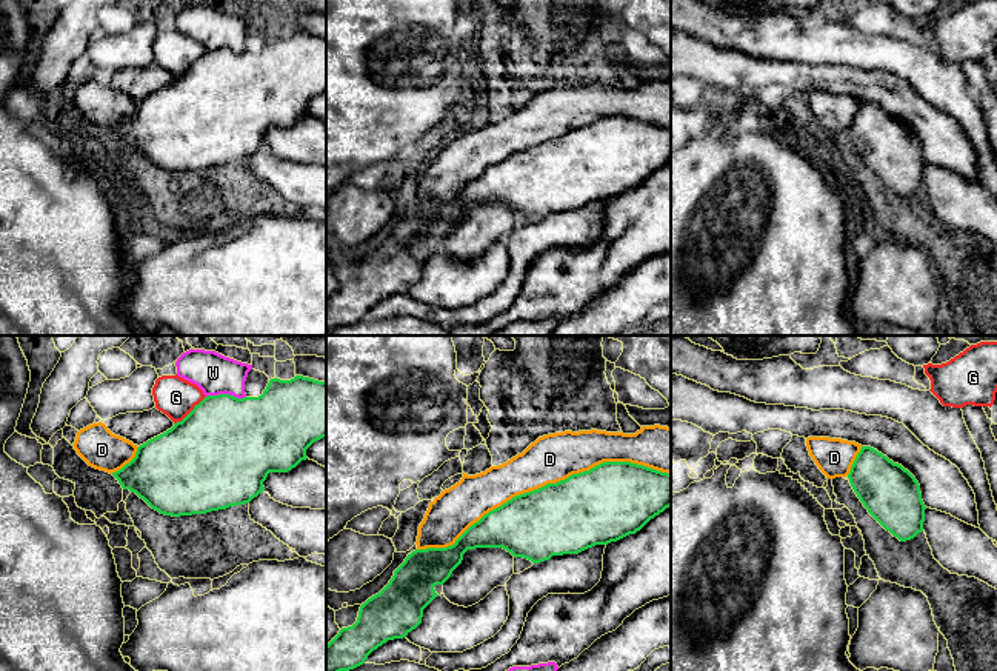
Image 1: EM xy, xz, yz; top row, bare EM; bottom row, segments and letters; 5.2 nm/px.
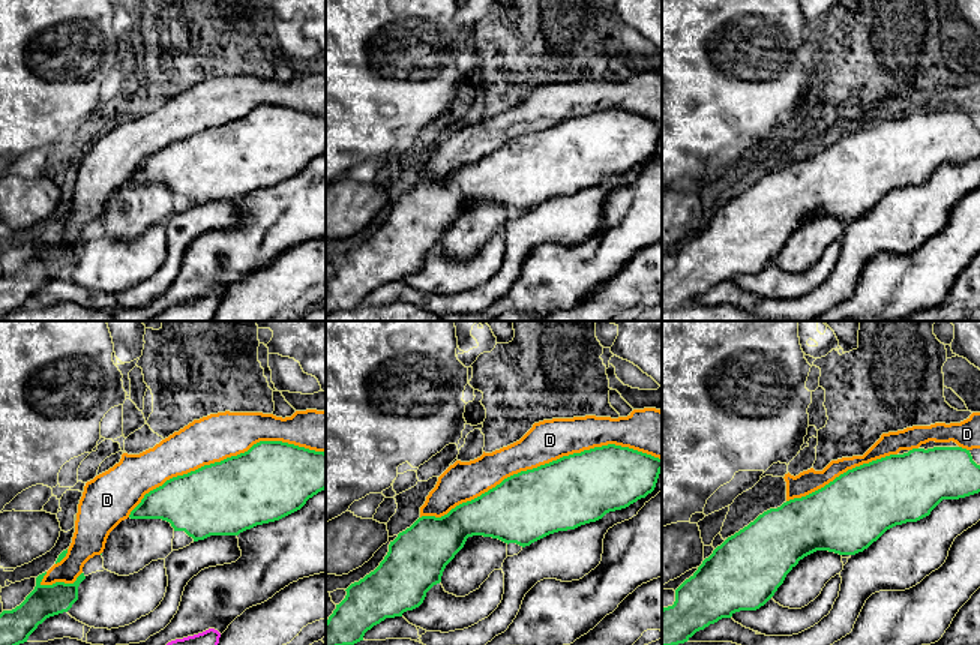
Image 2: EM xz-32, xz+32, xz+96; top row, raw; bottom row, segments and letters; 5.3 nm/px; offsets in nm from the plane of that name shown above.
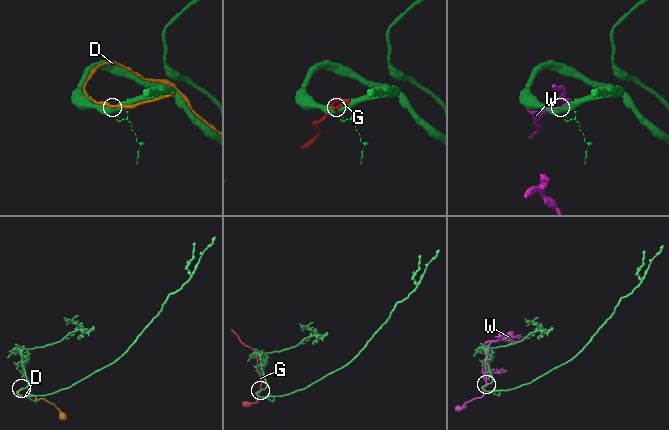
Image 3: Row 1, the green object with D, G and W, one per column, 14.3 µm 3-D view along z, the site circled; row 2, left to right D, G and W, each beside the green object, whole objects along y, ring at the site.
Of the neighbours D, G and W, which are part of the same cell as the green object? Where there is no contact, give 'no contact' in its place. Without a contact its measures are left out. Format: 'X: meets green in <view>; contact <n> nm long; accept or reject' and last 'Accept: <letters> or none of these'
D: meets green in xz; contact 1400 nm long; accept
G: meets green in xy; contact 220 nm long; reject
W: meets green in xy; contact 200 nm long; reject
Accept: D

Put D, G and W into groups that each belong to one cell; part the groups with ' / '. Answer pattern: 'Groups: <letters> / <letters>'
Groups: D / G / W

